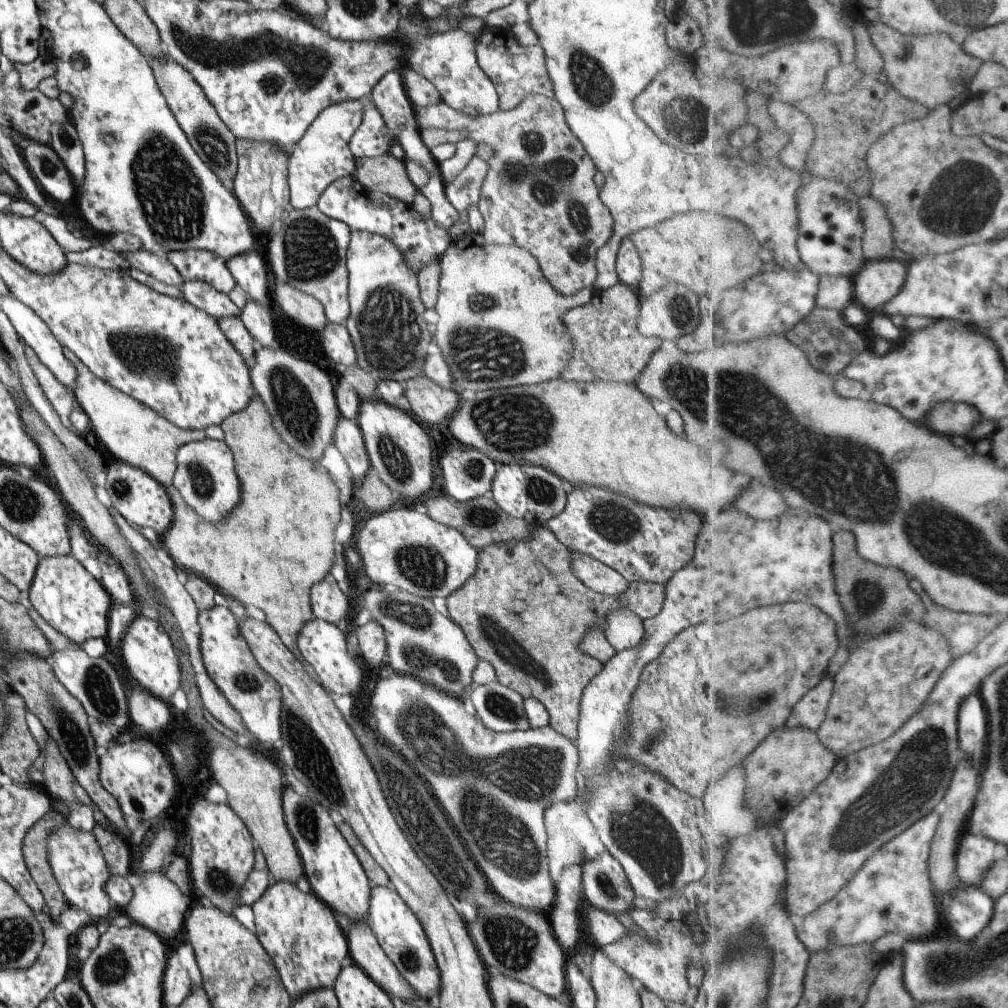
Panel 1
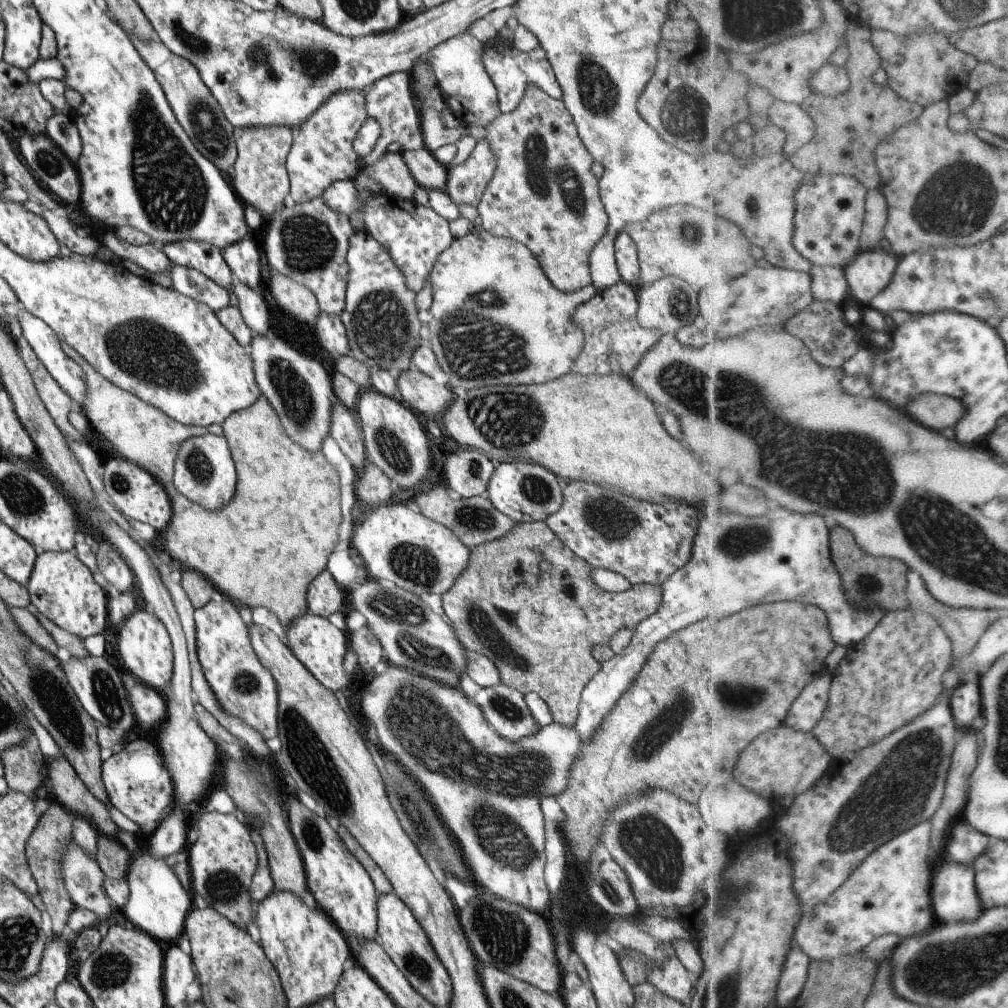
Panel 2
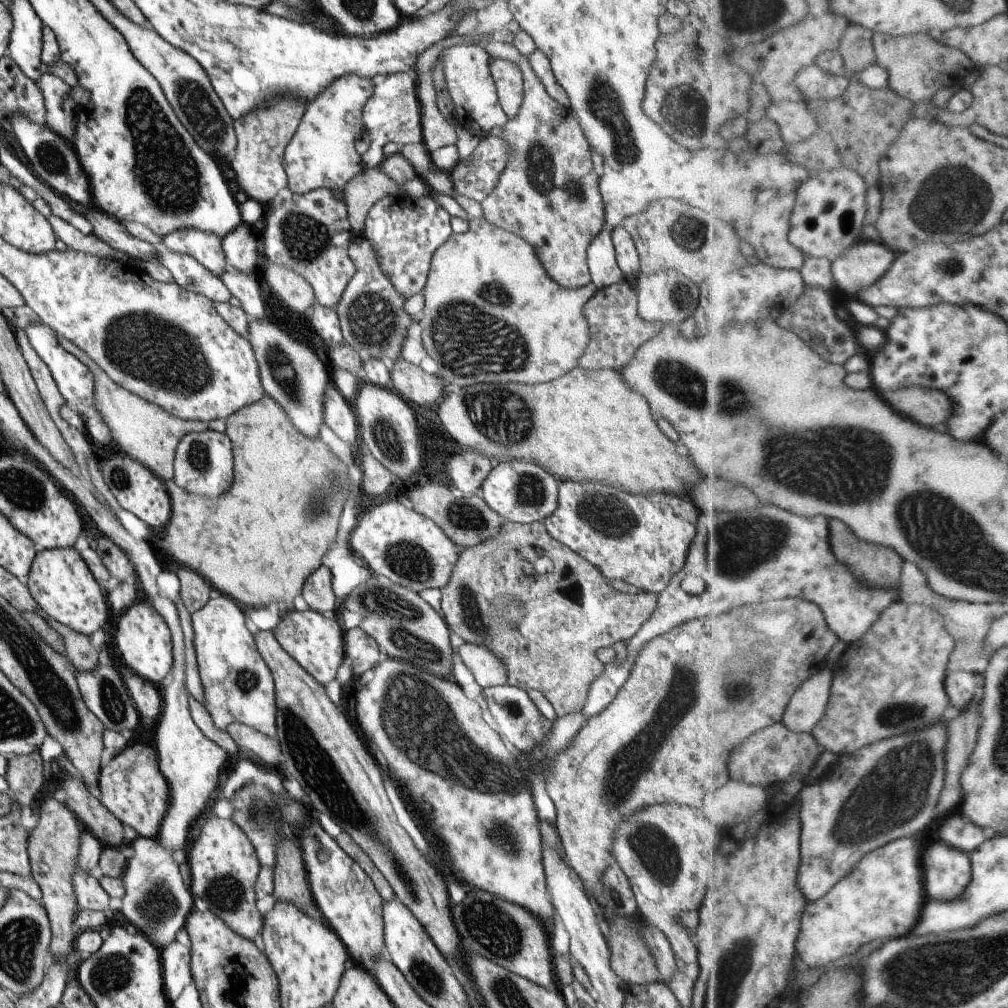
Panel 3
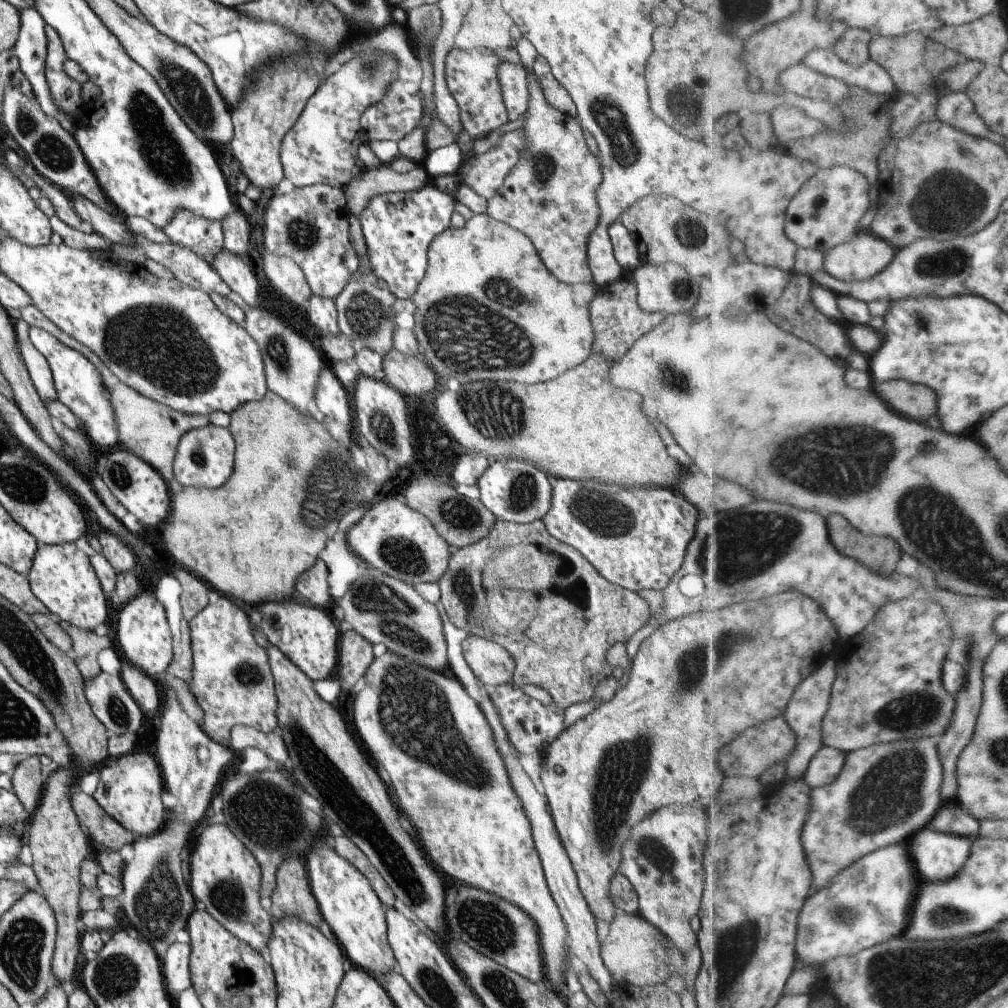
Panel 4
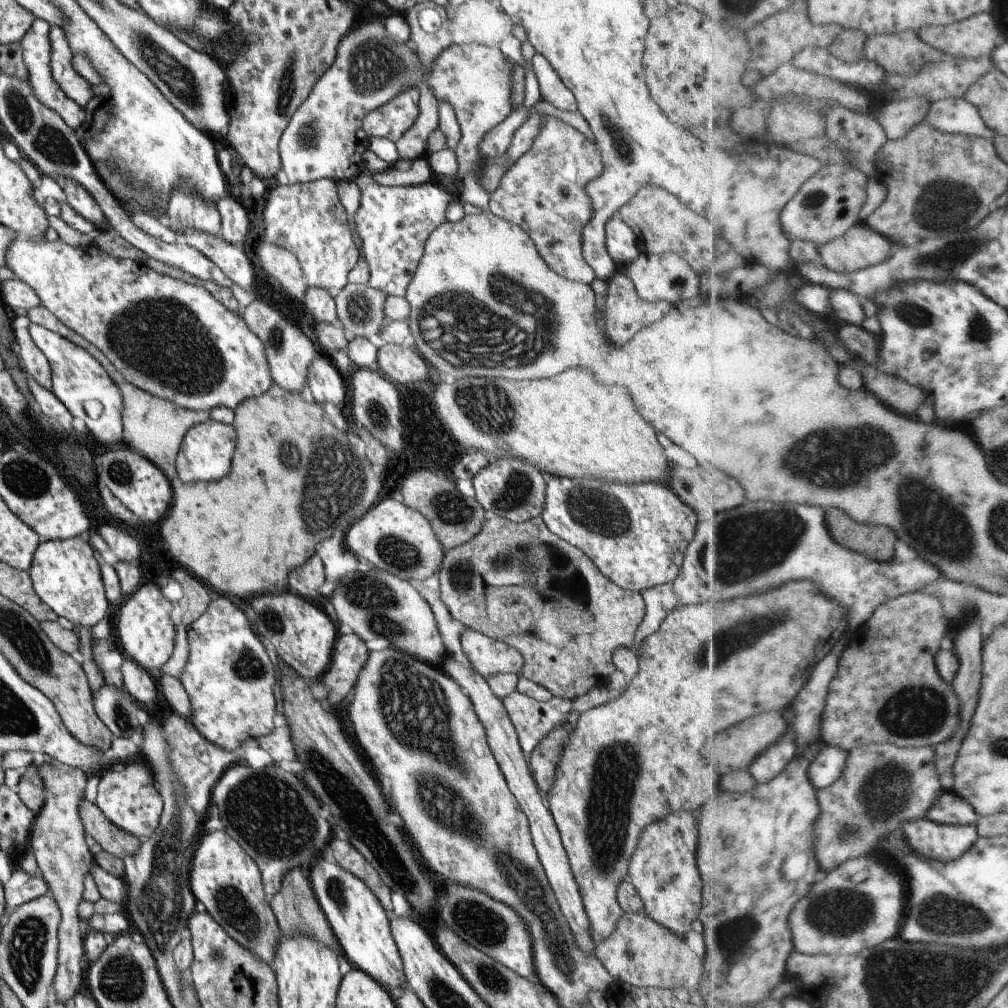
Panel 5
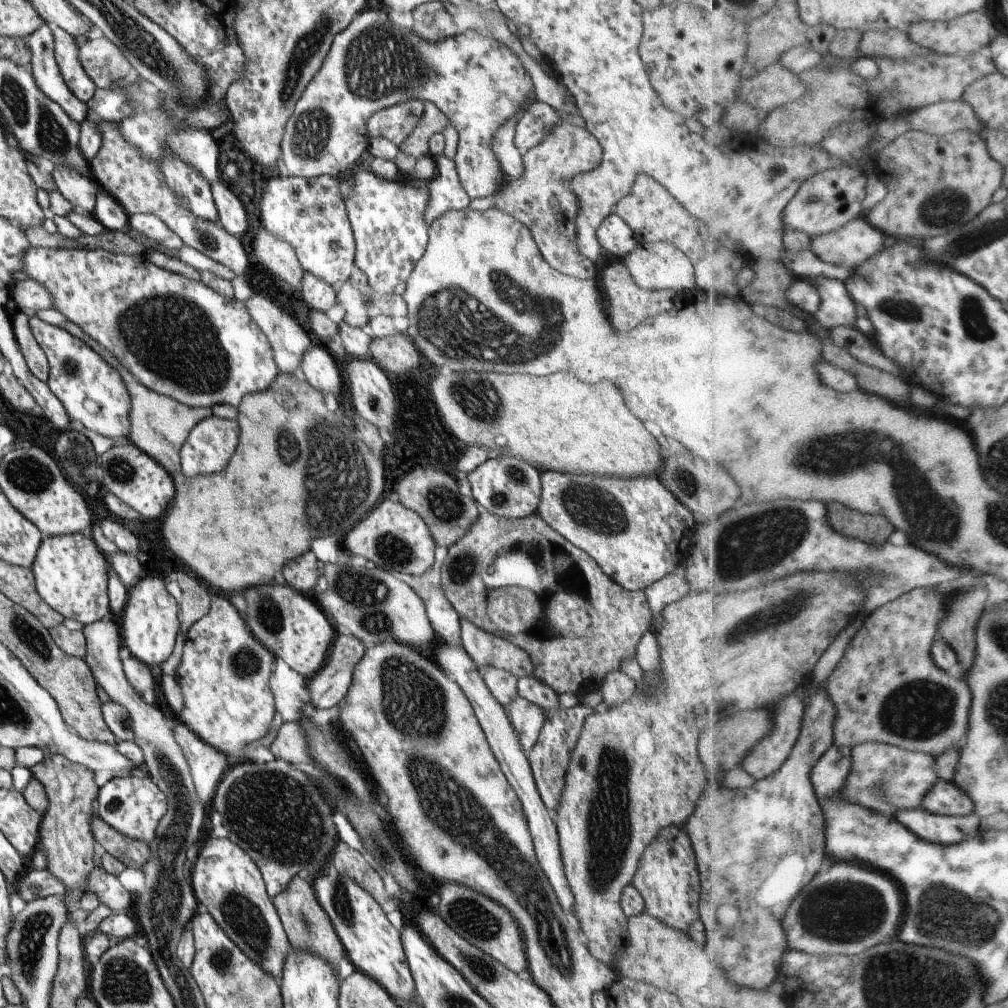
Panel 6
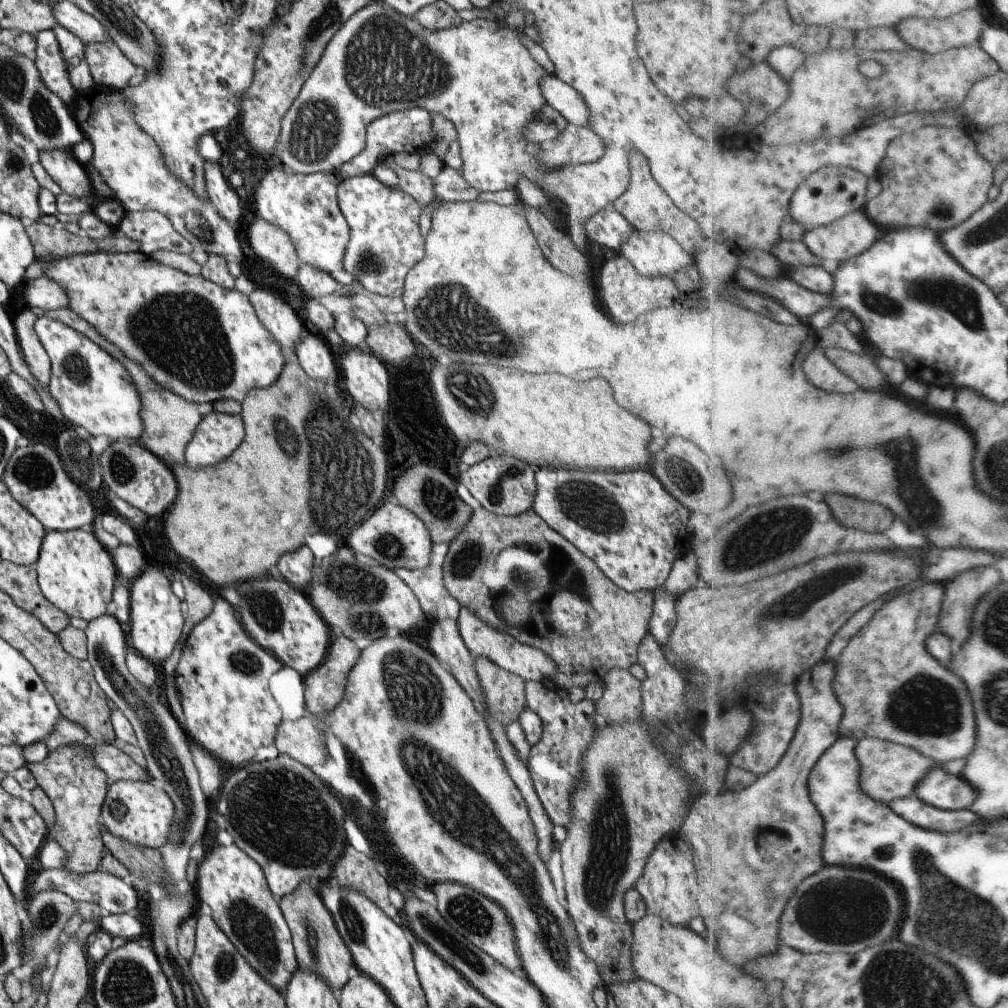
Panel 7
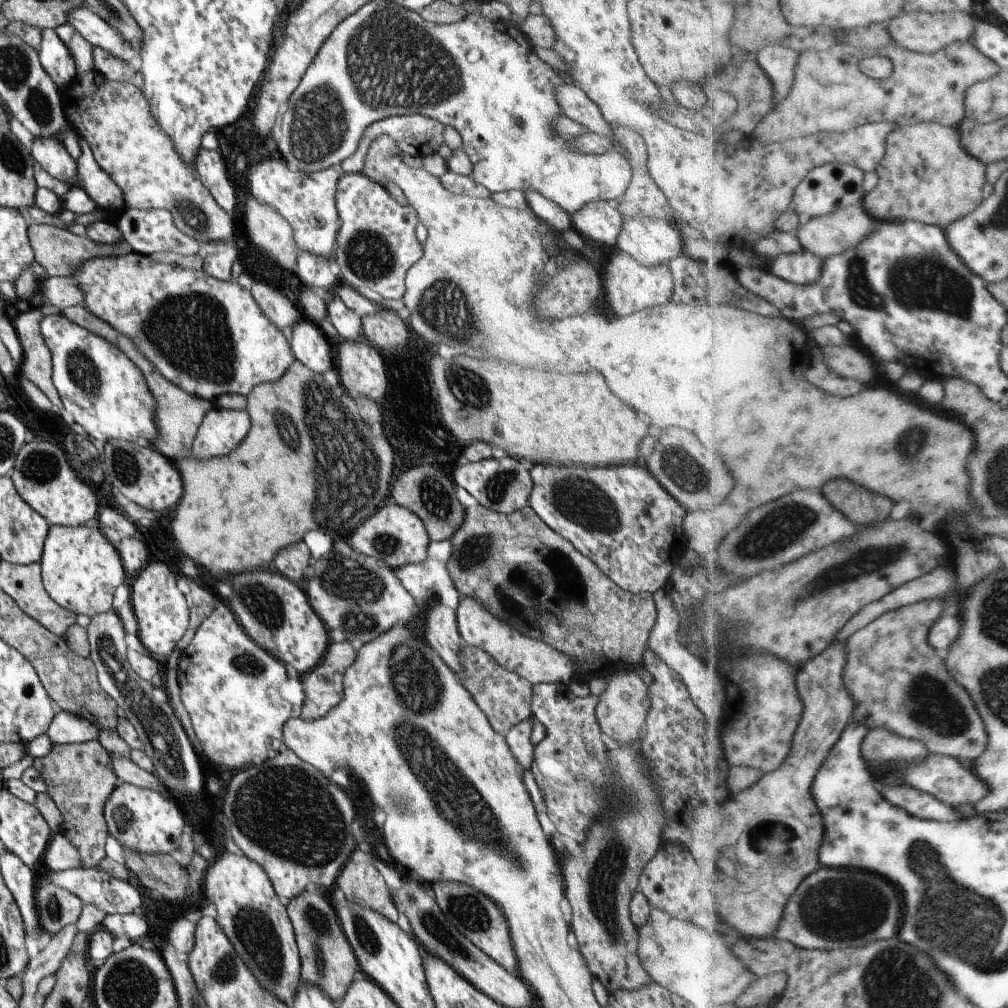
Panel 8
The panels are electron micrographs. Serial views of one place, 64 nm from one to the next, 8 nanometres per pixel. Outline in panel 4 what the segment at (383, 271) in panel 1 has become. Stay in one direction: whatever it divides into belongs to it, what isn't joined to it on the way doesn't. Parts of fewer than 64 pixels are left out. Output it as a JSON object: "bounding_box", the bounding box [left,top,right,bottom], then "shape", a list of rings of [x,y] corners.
{"bounding_box":[334,259,397,357],"shape":[[[363,259],[366,267],[362,282],[349,282],[340,294],[334,298],[338,313],[340,332],[348,337],[355,347],[362,346],[375,350],[383,357],[392,346],[392,334],[396,326],[397,317],[391,312],[392,305],[397,299],[383,282],[373,273],[369,259]]]}

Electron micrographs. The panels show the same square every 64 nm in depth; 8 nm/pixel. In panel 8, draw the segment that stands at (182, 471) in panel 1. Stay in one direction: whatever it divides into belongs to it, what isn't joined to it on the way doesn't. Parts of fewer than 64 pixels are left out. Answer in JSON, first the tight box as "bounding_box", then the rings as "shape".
{"bounding_box":[191,405,251,459],"shape":[[[214,405],[198,429],[191,454],[200,459],[223,457],[246,438],[251,427],[249,412]]]}

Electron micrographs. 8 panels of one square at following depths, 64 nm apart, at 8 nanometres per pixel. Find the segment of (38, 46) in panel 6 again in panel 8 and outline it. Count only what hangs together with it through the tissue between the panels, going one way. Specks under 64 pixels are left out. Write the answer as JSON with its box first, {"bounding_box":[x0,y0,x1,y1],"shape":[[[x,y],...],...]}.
{"bounding_box":[39,29,77,89],"shape":[[[55,29],[41,30],[39,61],[60,89],[71,83],[77,74],[73,54],[69,53]]]}

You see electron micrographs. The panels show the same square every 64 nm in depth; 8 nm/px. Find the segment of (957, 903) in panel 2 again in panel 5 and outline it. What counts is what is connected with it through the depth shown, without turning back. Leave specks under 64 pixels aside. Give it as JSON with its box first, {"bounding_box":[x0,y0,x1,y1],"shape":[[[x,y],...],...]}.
{"bounding_box":[908,818,980,860],"shape":[[[920,818],[908,822],[910,844],[924,854],[923,857],[938,860],[956,860],[966,854],[980,838],[976,826],[952,826]]]}

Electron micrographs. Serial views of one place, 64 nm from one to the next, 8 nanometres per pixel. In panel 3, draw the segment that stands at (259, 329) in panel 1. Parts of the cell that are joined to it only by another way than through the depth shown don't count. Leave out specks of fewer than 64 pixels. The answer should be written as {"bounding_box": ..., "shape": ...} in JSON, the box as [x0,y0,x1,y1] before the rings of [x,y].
{"bounding_box":[222,266,264,320],"shape":[[[228,266],[227,271],[222,274],[222,282],[232,297],[240,302],[240,308],[249,320],[264,320],[264,304],[262,304],[262,290],[259,282],[254,276],[248,276],[244,272]]]}

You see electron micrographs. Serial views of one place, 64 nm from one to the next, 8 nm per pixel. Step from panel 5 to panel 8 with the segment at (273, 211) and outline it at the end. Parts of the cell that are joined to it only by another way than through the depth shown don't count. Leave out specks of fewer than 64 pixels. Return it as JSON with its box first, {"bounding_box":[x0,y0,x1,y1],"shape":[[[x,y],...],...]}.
{"bounding_box":[244,156,342,260],"shape":[[[271,156],[259,160],[246,160],[244,178],[247,179],[245,188],[250,190],[250,193],[261,203],[272,205],[273,209],[290,223],[300,250],[336,260],[335,252],[341,220],[336,208],[335,192],[342,174],[339,167],[310,173],[290,170],[283,158],[276,160]]]}

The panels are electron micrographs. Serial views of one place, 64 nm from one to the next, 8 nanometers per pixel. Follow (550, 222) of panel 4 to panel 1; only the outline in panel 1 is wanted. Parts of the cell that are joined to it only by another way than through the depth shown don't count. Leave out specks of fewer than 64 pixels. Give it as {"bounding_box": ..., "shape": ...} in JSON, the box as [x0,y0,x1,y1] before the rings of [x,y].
{"bounding_box":[414,94,613,296],"shape":[[[529,94],[524,97],[524,100],[509,111],[502,109],[496,111],[494,114],[484,115],[481,117],[471,117],[466,113],[454,110],[444,102],[437,105],[430,105],[427,107],[414,106],[416,124],[419,130],[427,129],[428,127],[440,127],[446,130],[468,130],[468,138],[472,139],[477,144],[477,152],[488,164],[489,169],[485,176],[483,186],[480,191],[480,200],[477,202],[480,214],[483,218],[483,234],[481,238],[486,243],[499,245],[518,245],[528,250],[530,254],[539,262],[540,268],[544,277],[550,282],[550,285],[562,295],[571,296],[583,289],[596,289],[605,283],[598,282],[597,270],[595,267],[596,251],[611,237],[613,231],[613,218],[610,211],[604,203],[600,200],[599,190],[594,183],[594,173],[596,166],[594,161],[588,156],[586,149],[581,145],[581,142],[574,136],[572,130],[569,129],[566,117],[564,116],[564,109],[562,105],[554,97],[548,98],[541,94]]]}

